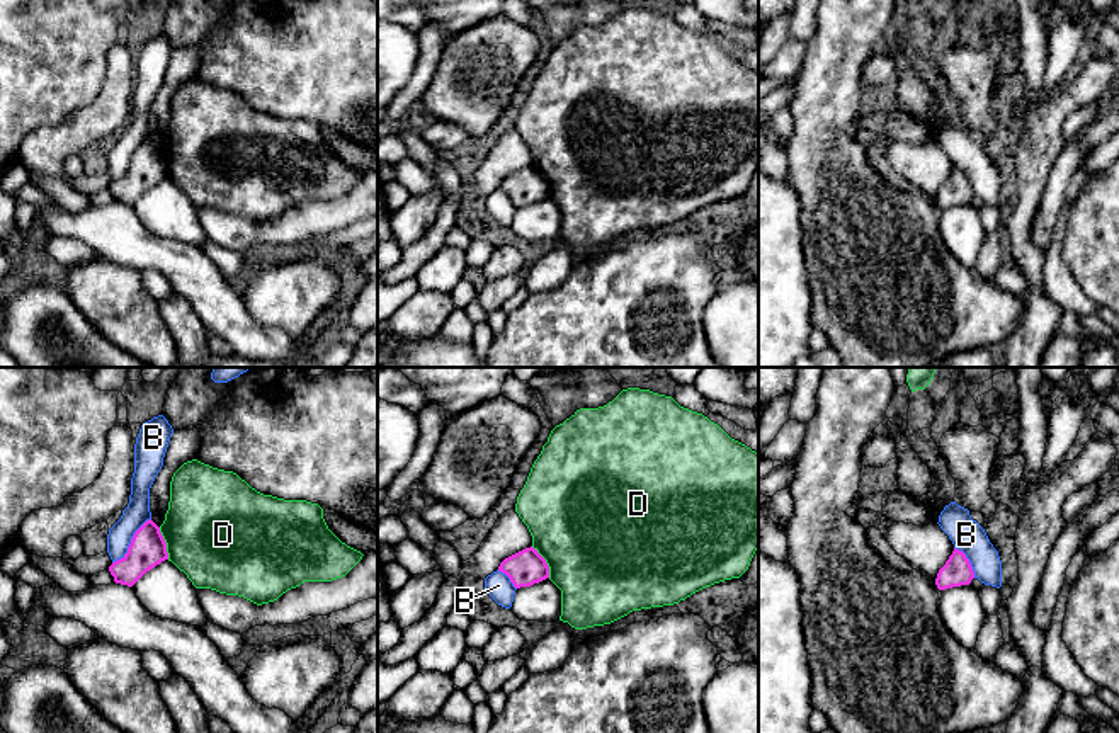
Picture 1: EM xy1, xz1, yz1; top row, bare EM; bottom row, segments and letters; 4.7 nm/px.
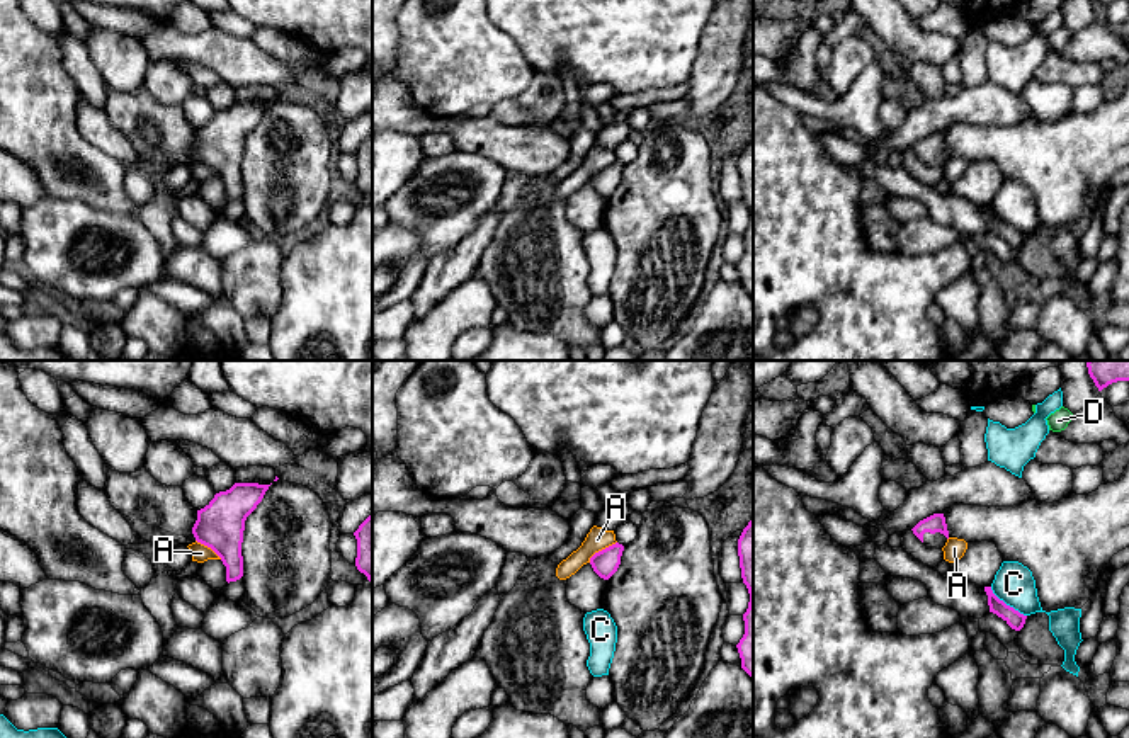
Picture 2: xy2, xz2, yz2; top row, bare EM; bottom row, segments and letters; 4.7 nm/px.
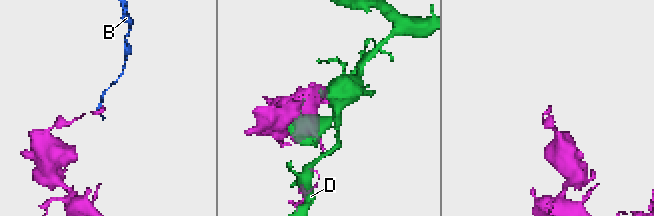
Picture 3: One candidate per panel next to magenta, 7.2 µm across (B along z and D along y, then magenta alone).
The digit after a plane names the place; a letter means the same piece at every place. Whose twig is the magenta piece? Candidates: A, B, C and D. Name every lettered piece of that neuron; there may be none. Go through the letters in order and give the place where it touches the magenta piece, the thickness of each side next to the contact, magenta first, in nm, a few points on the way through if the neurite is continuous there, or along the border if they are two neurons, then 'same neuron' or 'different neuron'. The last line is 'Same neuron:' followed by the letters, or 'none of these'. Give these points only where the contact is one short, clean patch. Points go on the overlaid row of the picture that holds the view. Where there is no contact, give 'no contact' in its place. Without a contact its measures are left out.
A: contact xz2 (602, 550); calibres 120 and 110 nm; border xz2 (616, 541), (599, 550), (589, 562); different neuron
B: contact xy1 (131, 541); calibres 170 and 120 nm; border xy1 (150, 517), (135, 533), (128, 550), (113, 563); different neuron
C: contact yz2 (1005, 604); calibres 80 and 190 nm; different neuron
D: contact xz1 (545, 562); calibres 170 and 480 nm; different neuron
Same neuron: none of these

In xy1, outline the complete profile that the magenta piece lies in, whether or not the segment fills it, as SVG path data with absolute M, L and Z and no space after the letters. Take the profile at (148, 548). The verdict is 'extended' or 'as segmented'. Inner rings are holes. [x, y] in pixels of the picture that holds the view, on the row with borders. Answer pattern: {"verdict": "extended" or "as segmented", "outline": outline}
{"verdict": "as segmented", "outline": "M150 519L133 536L128 553L109 566L116 583L133 587L146 571L168 560L160 527Z"}

